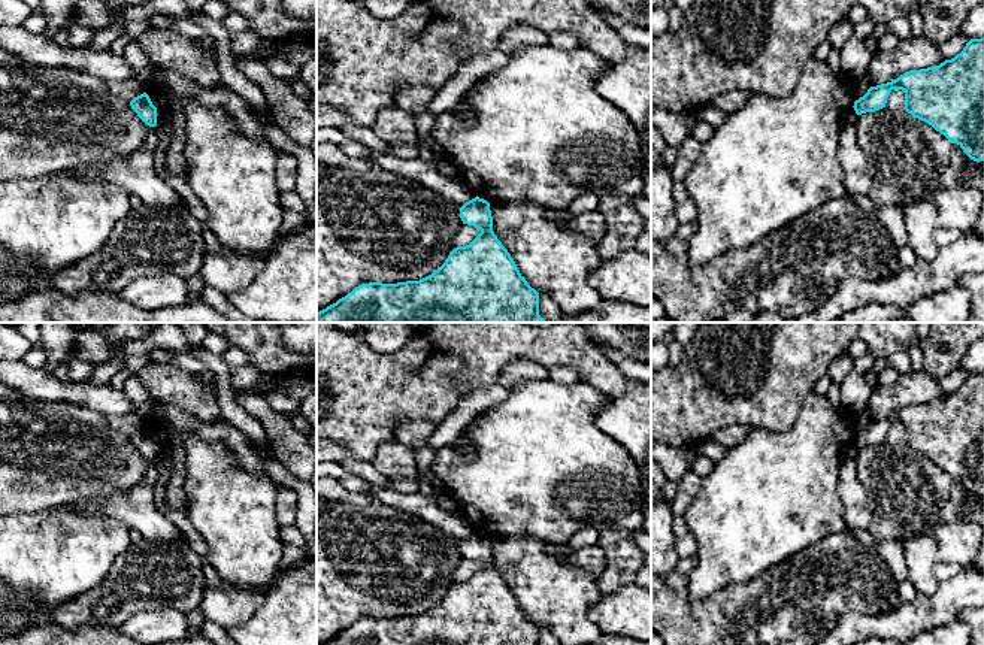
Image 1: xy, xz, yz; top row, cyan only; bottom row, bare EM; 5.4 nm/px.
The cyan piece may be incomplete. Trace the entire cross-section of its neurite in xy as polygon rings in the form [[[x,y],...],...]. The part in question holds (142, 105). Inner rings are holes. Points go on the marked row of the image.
[[[146,93],[134,97],[130,102],[130,106],[146,125],[157,125],[157,108],[152,105]]]

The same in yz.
[[[984,37],[971,39],[960,54],[939,66],[871,87],[854,102],[856,113],[885,108],[893,90],[905,93],[908,113],[957,143],[971,160],[984,161]]]

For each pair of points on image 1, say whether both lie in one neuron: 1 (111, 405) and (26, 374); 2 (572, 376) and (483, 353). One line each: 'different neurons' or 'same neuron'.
1: same neuron
2: different neurons

